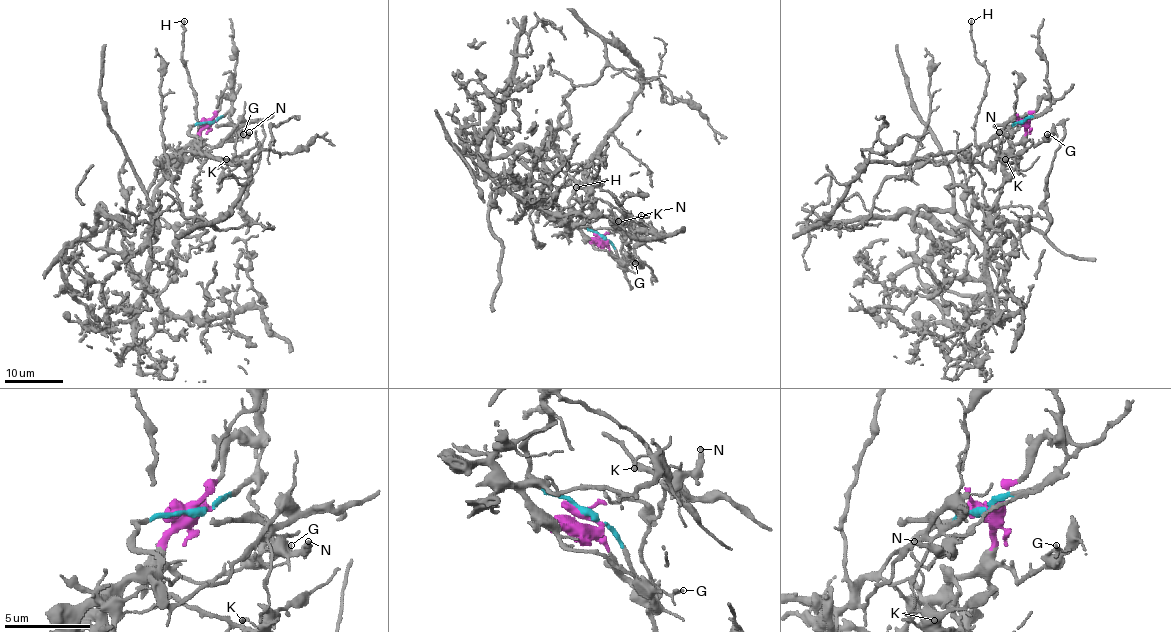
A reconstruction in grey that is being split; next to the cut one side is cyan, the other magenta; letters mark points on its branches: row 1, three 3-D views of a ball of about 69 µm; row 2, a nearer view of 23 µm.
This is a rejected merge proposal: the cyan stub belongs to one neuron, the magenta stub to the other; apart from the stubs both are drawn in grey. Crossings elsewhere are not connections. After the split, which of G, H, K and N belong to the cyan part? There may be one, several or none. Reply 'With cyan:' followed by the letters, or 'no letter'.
With cyan: H, N

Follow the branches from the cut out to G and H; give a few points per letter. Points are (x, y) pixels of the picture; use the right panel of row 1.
G: (1020, 121), (1025, 126), (1026, 138), (1035, 146), (1047, 133)
H: (1020, 121), (1003, 127), (982, 145), (975, 143), (974, 123), (988, 73), (975, 56), (971, 20)

